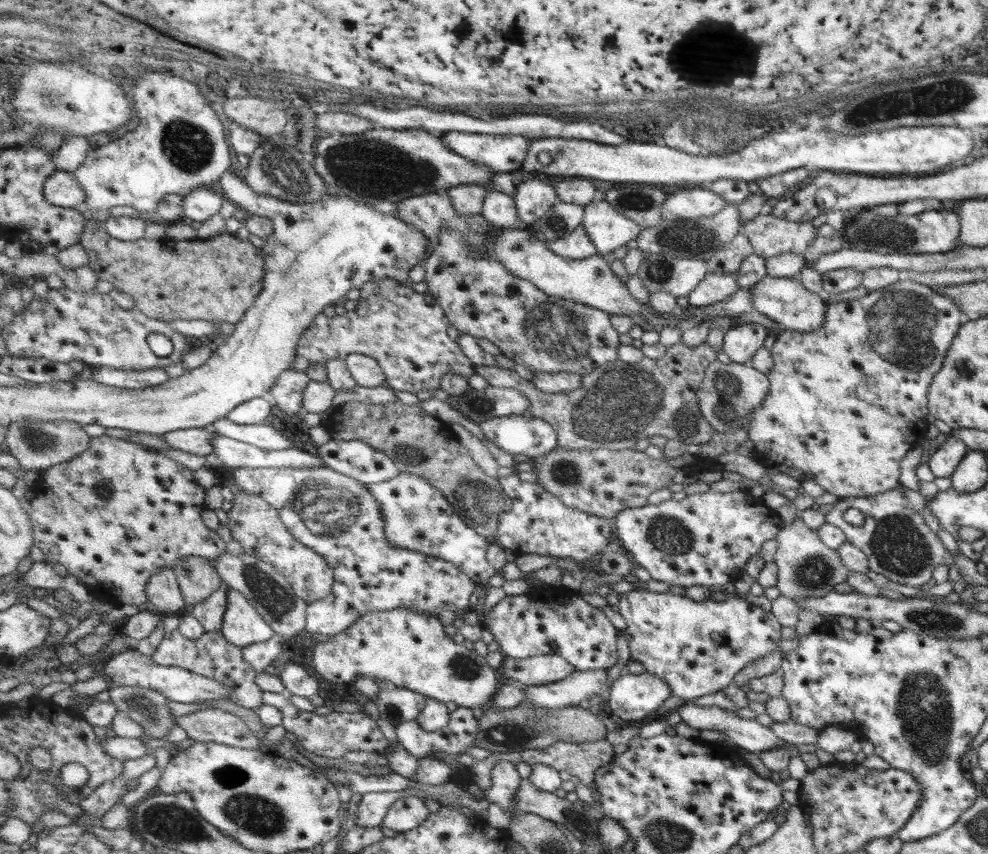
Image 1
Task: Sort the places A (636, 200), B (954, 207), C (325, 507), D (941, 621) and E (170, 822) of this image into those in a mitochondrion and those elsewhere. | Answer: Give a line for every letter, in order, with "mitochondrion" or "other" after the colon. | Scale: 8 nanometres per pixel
A: mitochondrion
B: other
C: mitochondrion
D: mitochondrion
E: mitochondrion

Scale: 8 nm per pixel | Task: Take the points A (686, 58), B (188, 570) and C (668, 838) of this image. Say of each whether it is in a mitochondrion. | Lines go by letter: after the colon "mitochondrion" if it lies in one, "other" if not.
A: other
B: mitochondrion
C: mitochondrion

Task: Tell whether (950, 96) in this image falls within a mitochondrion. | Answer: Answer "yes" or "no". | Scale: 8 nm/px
yes

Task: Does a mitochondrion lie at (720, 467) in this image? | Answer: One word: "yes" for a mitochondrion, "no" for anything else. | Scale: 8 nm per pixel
no

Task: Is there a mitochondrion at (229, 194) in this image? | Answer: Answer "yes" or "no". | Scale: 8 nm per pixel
no

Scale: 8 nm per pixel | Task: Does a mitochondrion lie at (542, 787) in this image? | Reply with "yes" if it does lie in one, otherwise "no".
no

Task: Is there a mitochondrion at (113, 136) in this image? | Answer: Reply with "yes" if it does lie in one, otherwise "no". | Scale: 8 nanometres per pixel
no

